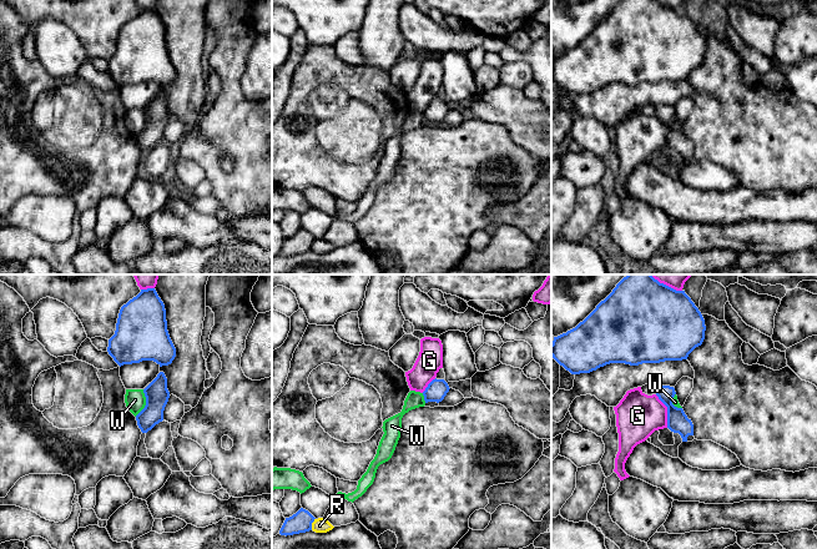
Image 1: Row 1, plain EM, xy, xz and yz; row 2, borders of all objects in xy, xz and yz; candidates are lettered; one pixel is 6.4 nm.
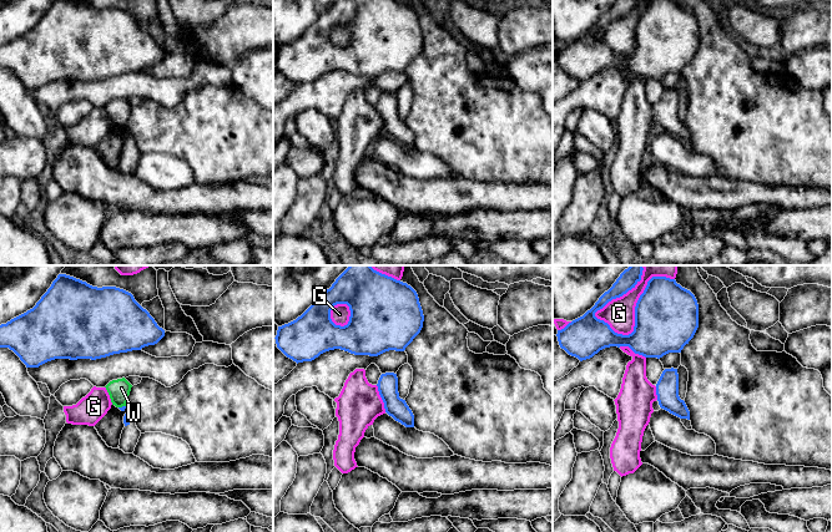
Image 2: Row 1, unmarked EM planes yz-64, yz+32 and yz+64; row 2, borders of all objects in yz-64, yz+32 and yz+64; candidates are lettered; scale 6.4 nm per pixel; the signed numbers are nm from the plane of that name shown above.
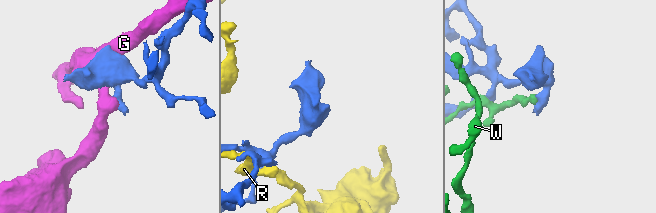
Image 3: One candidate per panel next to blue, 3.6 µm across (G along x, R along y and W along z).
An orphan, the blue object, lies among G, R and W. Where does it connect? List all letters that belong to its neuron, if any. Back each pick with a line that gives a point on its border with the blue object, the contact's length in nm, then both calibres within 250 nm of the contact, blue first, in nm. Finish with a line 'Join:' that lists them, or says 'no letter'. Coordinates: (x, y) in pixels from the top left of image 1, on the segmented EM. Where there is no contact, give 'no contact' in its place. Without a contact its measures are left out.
Join: no letter

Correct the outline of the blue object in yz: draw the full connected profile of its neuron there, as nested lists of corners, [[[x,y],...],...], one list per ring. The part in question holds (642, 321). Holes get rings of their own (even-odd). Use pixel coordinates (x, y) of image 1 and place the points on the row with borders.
[[[627,274],[583,322],[566,333],[554,337],[551,357],[571,374],[590,373],[610,363],[639,366],[682,361],[702,344],[705,331],[705,319],[685,291],[676,291],[660,283],[651,274]]]

